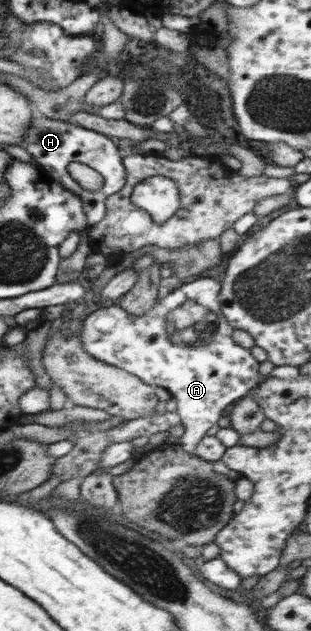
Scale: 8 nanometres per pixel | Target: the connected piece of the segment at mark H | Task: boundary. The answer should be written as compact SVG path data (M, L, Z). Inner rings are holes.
M36 117L36 119L32 119L32 125L26 133L24 149L31 153L38 166L47 171L47 175L51 175L82 200L89 227L104 219L106 198L124 187L126 175L123 164L124 153L108 136L98 133L90 127L84 129L84 127L72 122ZM72 162L89 165L92 169L101 173L104 180L103 186L98 191L84 189L77 181L72 179L67 170L67 165Z

